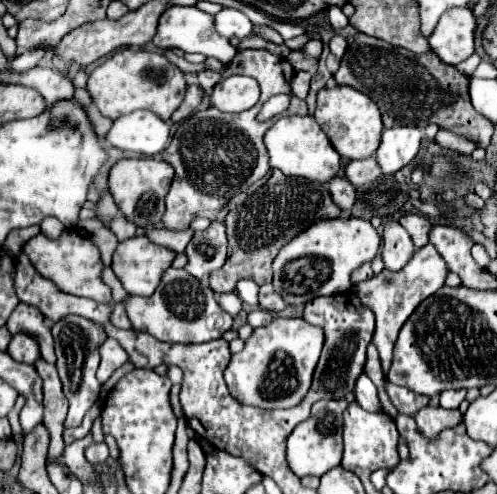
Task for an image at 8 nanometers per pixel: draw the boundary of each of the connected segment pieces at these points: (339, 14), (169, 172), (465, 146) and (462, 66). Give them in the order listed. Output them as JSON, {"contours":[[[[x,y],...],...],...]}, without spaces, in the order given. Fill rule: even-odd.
{"contours":[[[[330,6],[330,10],[328,10],[328,20],[330,20],[330,24],[332,24],[334,30],[340,30],[340,28],[348,26],[348,18],[346,18],[346,14],[342,12],[340,6]]],[[[126,158],[126,160],[120,160],[110,170],[108,184],[114,196],[114,202],[122,210],[122,214],[130,222],[146,230],[154,230],[156,226],[160,226],[160,218],[164,214],[164,196],[170,190],[172,178],[174,178],[174,168],[162,158]]],[[[438,130],[436,142],[442,148],[450,148],[450,150],[456,150],[460,154],[472,154],[478,148],[478,144],[474,144],[474,140],[464,138],[464,136],[458,136],[458,134],[448,132],[448,130]]],[[[472,54],[472,56],[466,58],[464,62],[456,64],[456,68],[458,68],[460,72],[464,72],[464,76],[472,76],[472,72],[476,70],[478,64],[480,64],[480,56],[478,56],[478,54]]]]}

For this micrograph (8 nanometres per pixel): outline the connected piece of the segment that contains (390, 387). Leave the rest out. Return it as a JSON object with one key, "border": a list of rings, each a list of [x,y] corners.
{"border":[[[386,382],[386,392],[388,392],[392,404],[398,408],[398,412],[408,414],[408,416],[414,416],[422,406],[428,404],[428,396],[416,394],[402,386],[394,386],[392,382]]]}

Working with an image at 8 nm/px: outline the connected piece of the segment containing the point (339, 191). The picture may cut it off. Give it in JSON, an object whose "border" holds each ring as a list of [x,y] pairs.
{"border":[[[336,176],[336,178],[332,178],[332,180],[328,182],[328,188],[330,188],[332,200],[342,208],[344,214],[348,214],[350,208],[352,208],[352,204],[354,204],[354,200],[356,200],[356,190],[354,190],[354,186],[352,186],[346,178]]]}

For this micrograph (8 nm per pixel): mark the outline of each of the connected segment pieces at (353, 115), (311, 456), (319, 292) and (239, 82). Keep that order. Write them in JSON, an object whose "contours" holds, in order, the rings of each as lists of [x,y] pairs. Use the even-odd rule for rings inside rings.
{"contours":[[[[336,86],[336,88],[322,88],[318,92],[318,106],[316,106],[316,120],[322,124],[324,132],[328,134],[336,152],[346,160],[362,160],[372,156],[378,150],[380,136],[382,136],[382,116],[374,100],[366,94],[350,88],[350,86]]],[[[318,400],[312,406],[312,414],[308,420],[300,422],[292,434],[288,436],[288,446],[286,446],[286,460],[290,470],[296,476],[322,476],[328,470],[336,468],[342,460],[342,426],[344,426],[344,410],[348,402],[346,400]]],[[[334,218],[334,220],[320,220],[312,224],[306,232],[298,234],[294,240],[290,240],[274,258],[274,290],[288,302],[288,304],[306,304],[308,300],[316,296],[334,296],[338,292],[348,290],[350,284],[350,274],[360,268],[364,262],[370,262],[380,248],[380,236],[376,228],[364,220],[364,218]]],[[[228,76],[222,78],[210,96],[214,108],[222,112],[238,114],[252,108],[260,98],[260,84],[250,76]]]]}

